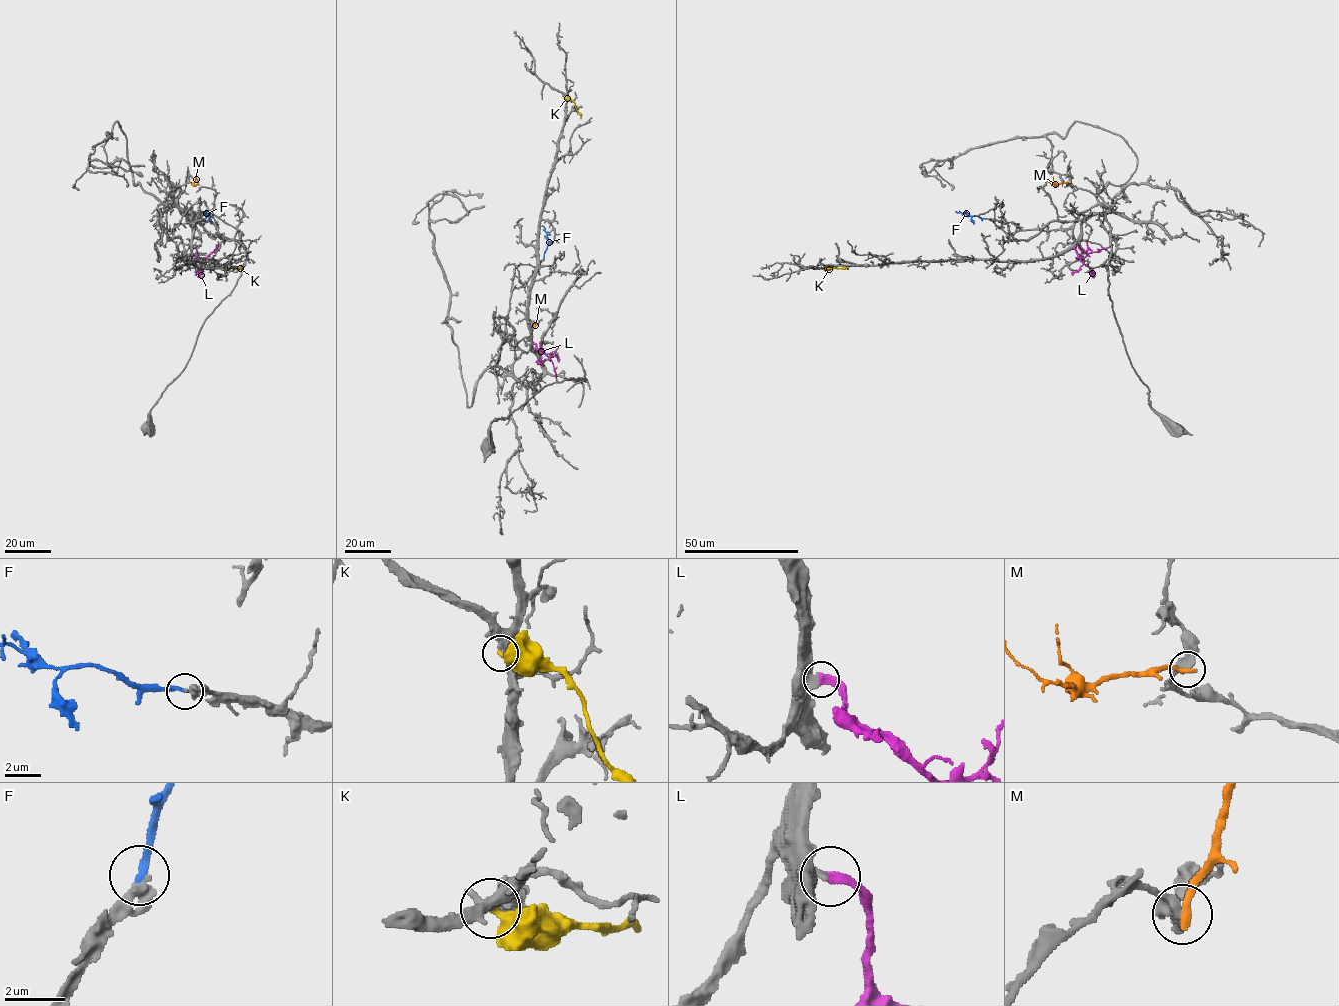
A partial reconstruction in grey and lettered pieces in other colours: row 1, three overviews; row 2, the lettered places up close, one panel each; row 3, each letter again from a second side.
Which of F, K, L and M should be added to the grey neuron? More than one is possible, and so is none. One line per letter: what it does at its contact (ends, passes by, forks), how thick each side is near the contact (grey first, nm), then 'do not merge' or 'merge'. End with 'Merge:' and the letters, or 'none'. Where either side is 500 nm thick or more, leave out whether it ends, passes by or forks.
F: it ends | 420/240 nm | merge
K: it ends | 440/440 nm | do not merge
L: 500/360 nm | merge
M: it ends | 380/320 nm | do not merge
Merge: F, L

